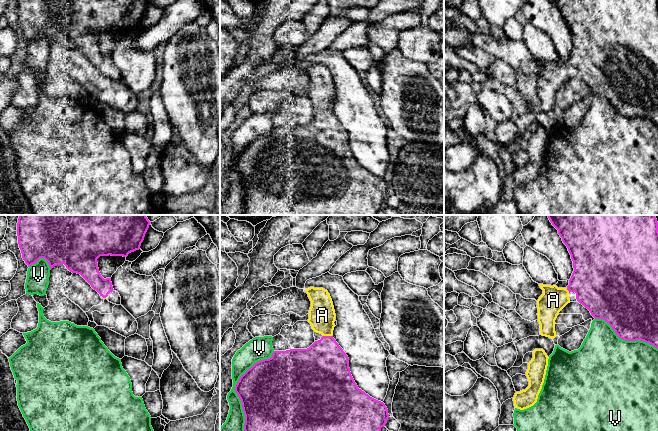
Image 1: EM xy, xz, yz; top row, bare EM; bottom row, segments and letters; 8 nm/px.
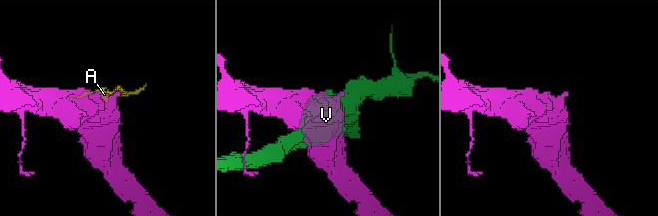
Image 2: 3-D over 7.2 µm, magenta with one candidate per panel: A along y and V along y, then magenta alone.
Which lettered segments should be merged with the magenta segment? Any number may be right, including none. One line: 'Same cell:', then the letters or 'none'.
Same cell: A

